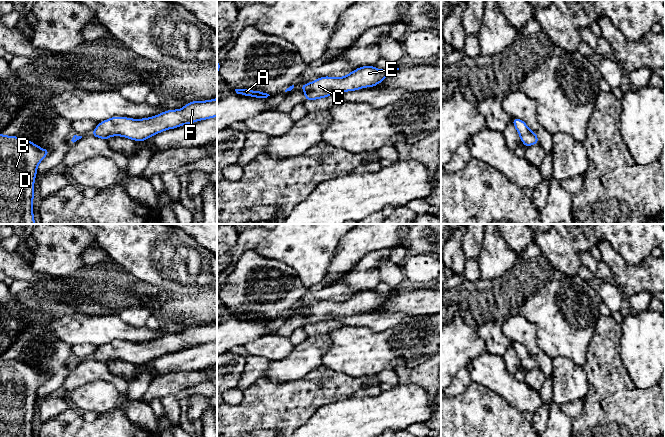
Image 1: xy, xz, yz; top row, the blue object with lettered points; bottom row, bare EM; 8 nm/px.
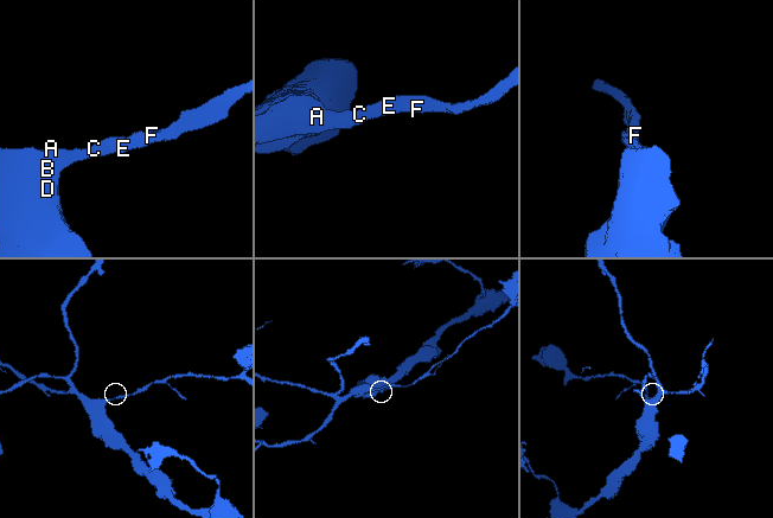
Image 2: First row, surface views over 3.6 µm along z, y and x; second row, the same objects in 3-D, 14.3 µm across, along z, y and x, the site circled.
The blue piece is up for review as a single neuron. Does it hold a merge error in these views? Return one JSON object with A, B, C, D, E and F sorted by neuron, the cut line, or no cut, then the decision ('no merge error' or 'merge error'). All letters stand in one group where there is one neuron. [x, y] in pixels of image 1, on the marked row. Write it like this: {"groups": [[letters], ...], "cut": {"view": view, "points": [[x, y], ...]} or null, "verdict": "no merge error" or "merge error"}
{"groups": [["A", "B", "C", "D", "E", "F"]], "cut": null, "verdict": "no merge error"}

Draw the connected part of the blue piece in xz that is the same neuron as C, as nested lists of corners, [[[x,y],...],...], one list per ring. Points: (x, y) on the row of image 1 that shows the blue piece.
[[[363,66],[359,67],[358,69],[354,70],[353,72],[349,73],[344,77],[321,77],[313,82],[308,84],[301,85],[300,89],[305,91],[305,98],[304,100],[315,100],[320,98],[326,98],[331,94],[337,92],[346,92],[346,91],[354,91],[359,90],[364,87],[373,87],[382,82],[387,76],[391,73],[396,72],[399,68],[394,68],[392,70],[380,70],[373,66]]]

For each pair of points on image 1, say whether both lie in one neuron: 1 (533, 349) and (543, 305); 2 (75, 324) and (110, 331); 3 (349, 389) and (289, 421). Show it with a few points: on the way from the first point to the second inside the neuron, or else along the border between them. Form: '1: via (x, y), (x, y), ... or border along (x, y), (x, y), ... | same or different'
1: border along (522, 315), (535, 326), (536, 342), (540, 349) | different
2: via (84, 329), (101, 330) | same
3: via (334, 389), (320, 390), (304, 406) | same

